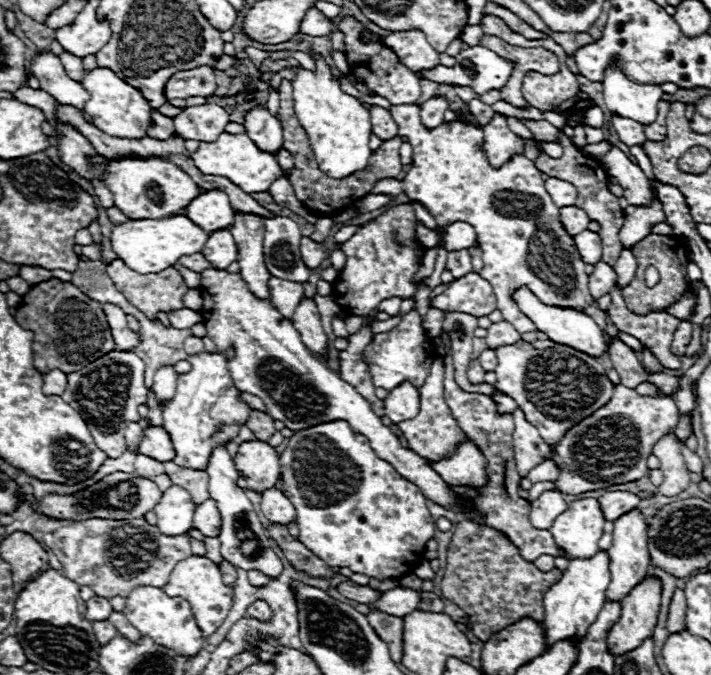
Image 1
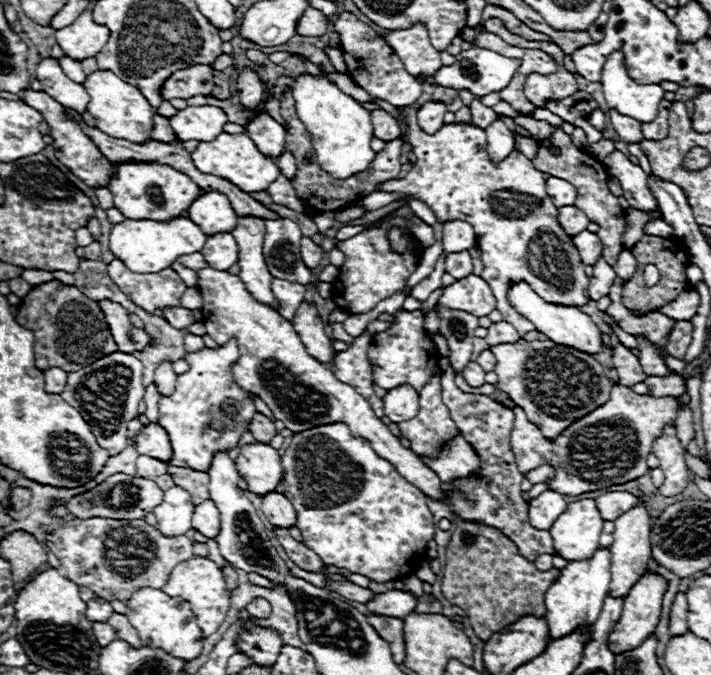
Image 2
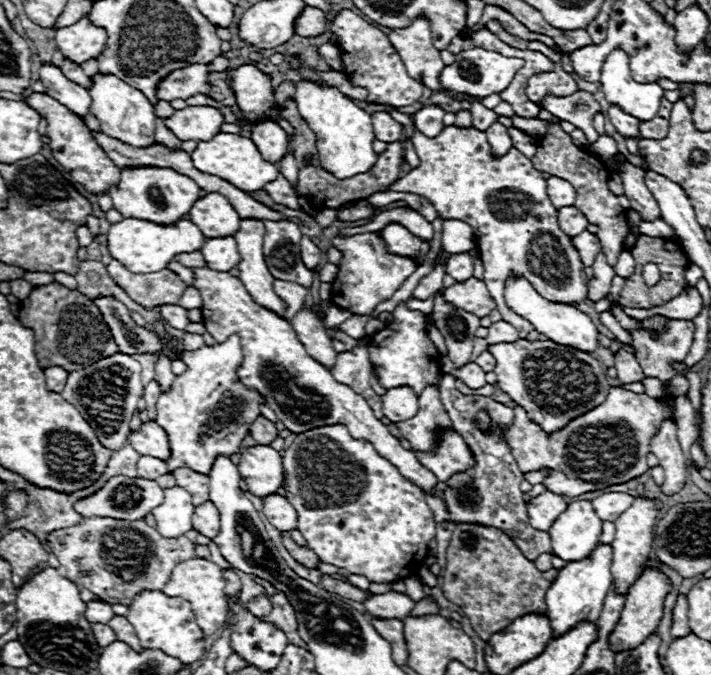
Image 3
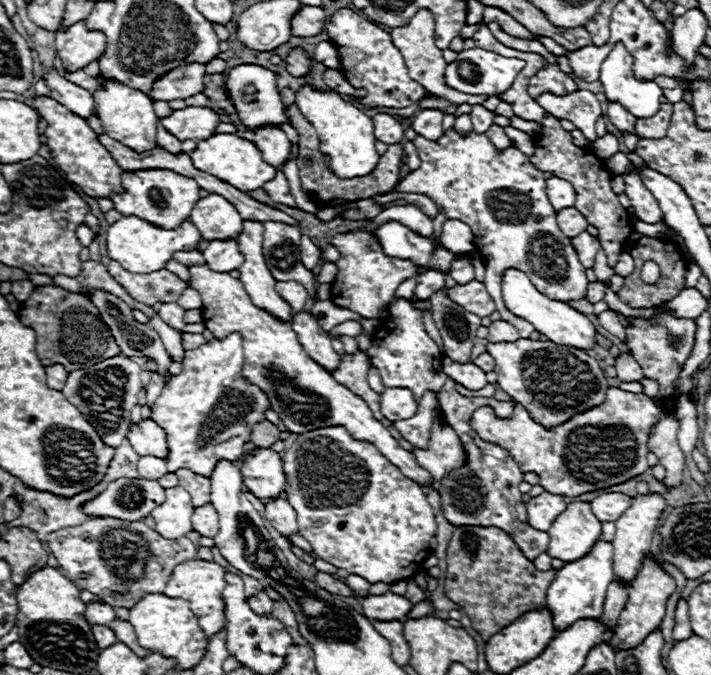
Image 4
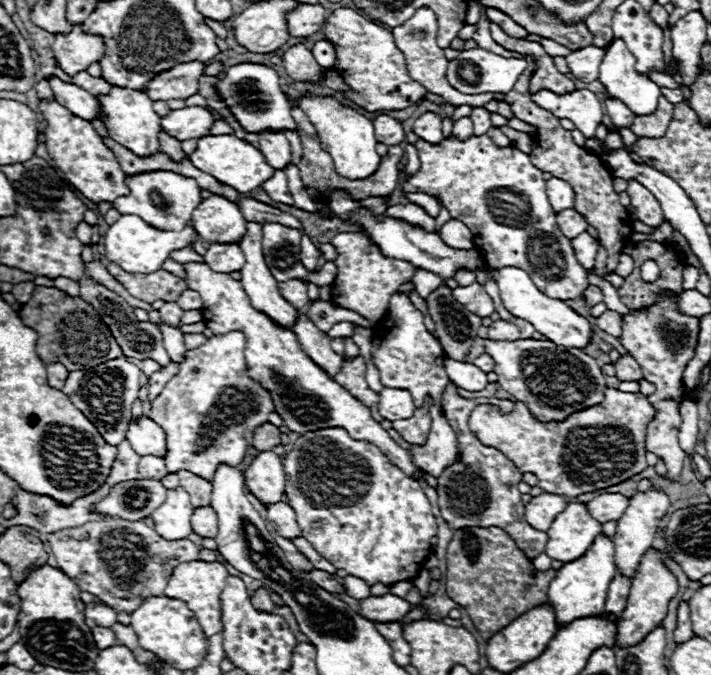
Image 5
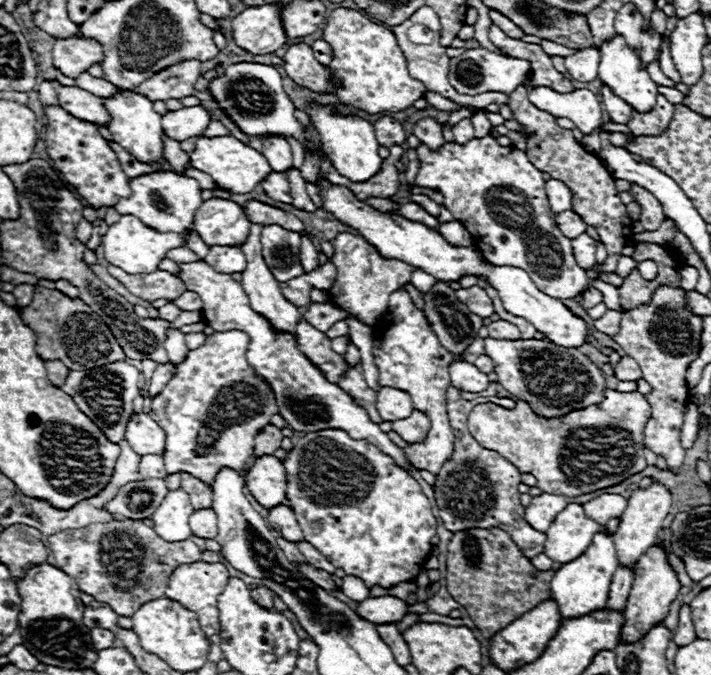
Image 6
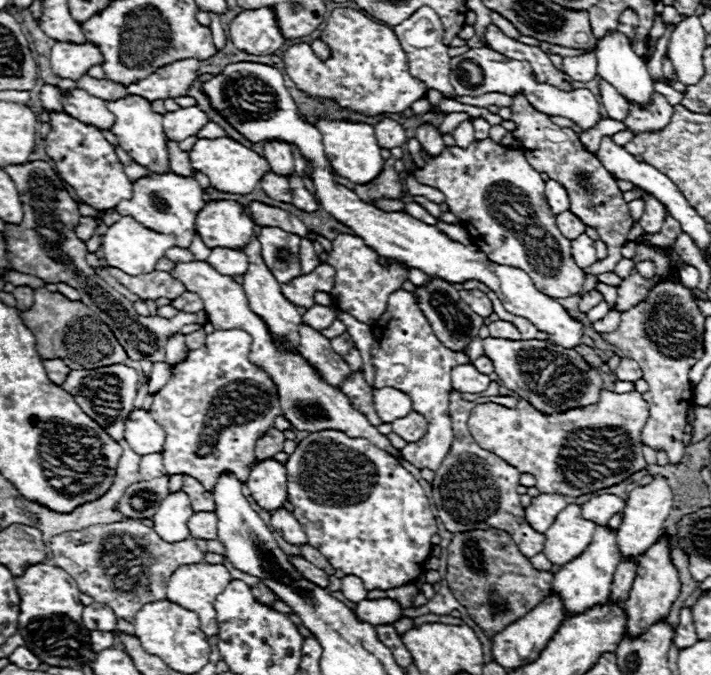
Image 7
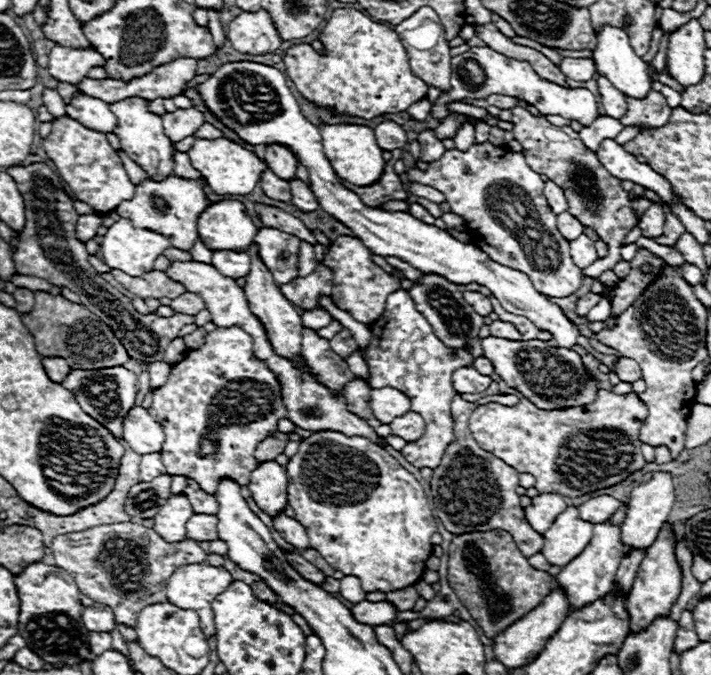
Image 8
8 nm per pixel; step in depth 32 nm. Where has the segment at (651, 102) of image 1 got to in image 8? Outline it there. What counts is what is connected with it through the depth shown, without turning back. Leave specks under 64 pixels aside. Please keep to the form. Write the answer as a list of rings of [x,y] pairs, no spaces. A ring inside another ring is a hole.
[[[604,28],[598,34],[598,44],[594,48],[594,60],[596,60],[596,72],[600,76],[606,76],[614,88],[618,88],[622,94],[630,98],[646,98],[652,90],[652,78],[648,76],[648,64],[634,54],[630,46],[630,38],[620,28]]]

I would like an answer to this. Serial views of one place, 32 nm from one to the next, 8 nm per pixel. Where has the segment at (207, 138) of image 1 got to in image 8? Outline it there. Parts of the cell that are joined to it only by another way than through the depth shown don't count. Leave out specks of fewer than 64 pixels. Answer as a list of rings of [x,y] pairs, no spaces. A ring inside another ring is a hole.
[[[178,108],[176,112],[166,112],[162,116],[166,136],[170,136],[172,142],[180,142],[186,136],[192,136],[202,124],[204,124],[204,114],[198,112],[196,108]]]

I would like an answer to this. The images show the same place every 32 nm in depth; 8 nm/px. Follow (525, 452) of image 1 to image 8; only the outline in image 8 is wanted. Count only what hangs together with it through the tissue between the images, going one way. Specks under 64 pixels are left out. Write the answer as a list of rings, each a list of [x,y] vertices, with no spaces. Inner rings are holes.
[[[600,390],[594,404],[554,412],[534,408],[528,398],[520,398],[512,408],[494,402],[482,404],[472,412],[468,426],[480,448],[494,452],[518,472],[532,474],[536,478],[534,488],[540,494],[560,492],[578,498],[614,486],[644,468],[638,434],[646,416],[648,408],[636,392],[624,396]]]

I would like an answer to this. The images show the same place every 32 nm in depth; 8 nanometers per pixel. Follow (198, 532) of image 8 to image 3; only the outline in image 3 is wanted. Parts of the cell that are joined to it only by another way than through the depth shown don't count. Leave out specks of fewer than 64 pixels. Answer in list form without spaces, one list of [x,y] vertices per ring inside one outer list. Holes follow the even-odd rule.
[[[210,500],[206,504],[196,506],[194,516],[192,516],[192,524],[194,524],[194,530],[200,532],[202,536],[214,538],[220,530],[220,514],[218,514],[216,506]]]

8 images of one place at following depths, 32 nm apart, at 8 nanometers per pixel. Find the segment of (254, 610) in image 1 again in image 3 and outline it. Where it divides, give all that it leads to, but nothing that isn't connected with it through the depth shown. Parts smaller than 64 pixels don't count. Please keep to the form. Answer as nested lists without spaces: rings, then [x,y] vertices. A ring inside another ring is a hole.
[[[256,596],[254,600],[250,600],[248,602],[248,606],[246,606],[254,616],[258,616],[258,618],[264,618],[264,616],[268,616],[270,614],[270,610],[272,610],[272,604],[270,604],[270,600],[268,598],[264,598],[264,596]]]

